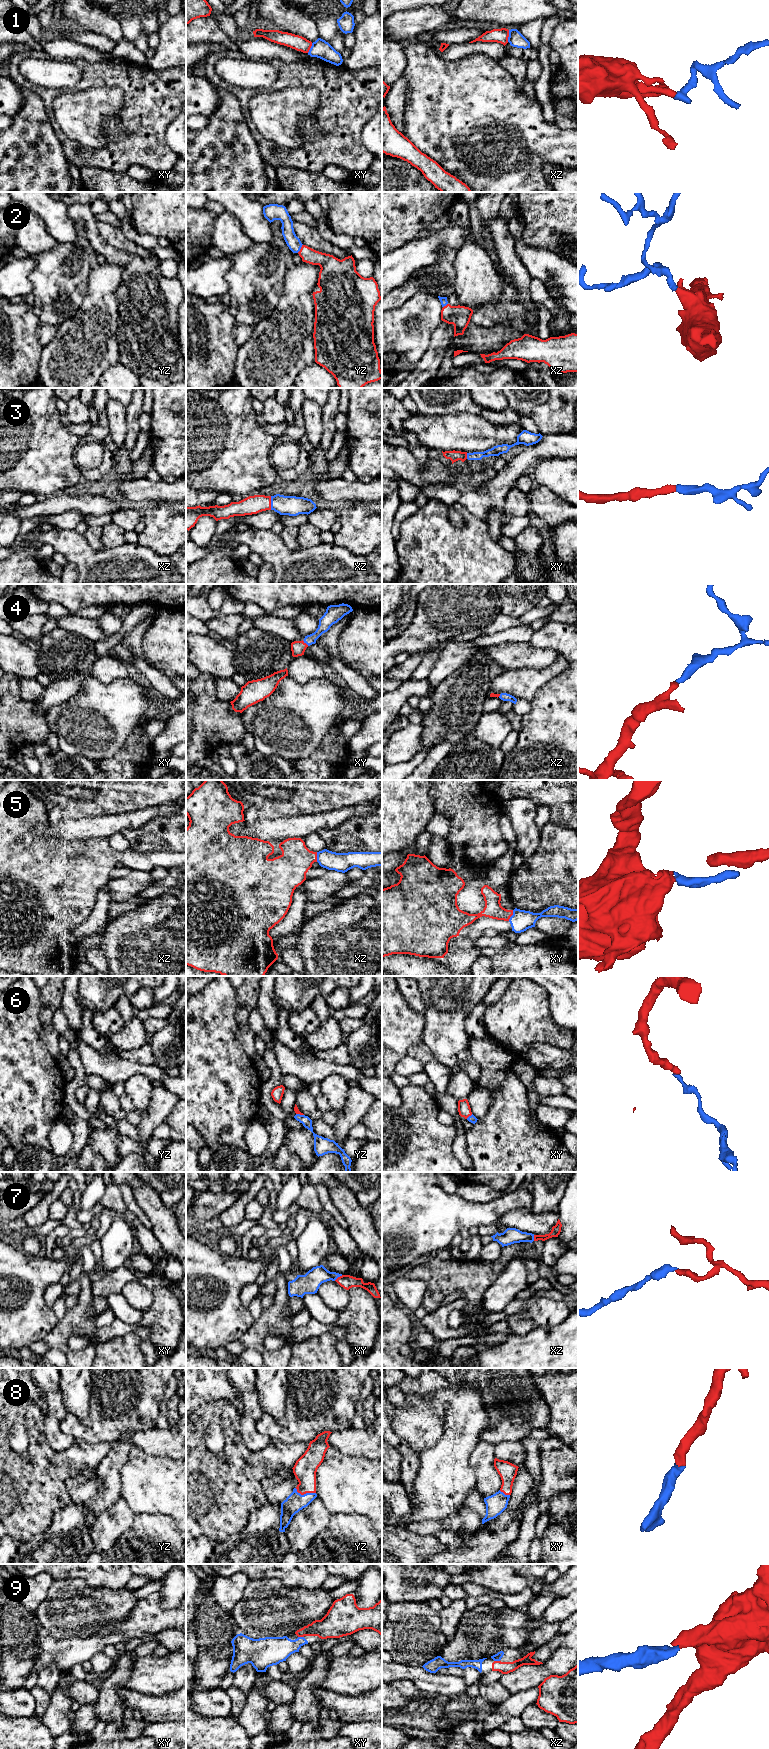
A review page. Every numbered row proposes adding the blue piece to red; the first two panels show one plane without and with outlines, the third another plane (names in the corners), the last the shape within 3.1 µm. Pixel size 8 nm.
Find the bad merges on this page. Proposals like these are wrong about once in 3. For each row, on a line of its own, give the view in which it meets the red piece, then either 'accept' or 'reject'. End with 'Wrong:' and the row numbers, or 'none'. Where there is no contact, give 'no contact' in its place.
1: contact in xz; reject
2: contact in yz; accept
3: contact in xz; accept
4: contact in xy; accept
5: contact in xy; accept
6: contact in xy; accept
7: contact in xy; accept
8: contact in yz; accept
9: contact in xy; accept
Wrong: 1

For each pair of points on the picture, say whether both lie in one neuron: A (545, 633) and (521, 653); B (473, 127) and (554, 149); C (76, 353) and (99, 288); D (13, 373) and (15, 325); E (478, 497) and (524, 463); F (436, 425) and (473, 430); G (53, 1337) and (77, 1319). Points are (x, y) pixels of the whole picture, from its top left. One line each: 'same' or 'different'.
A: different
B: same
C: same
D: same
E: same
F: same
G: same

